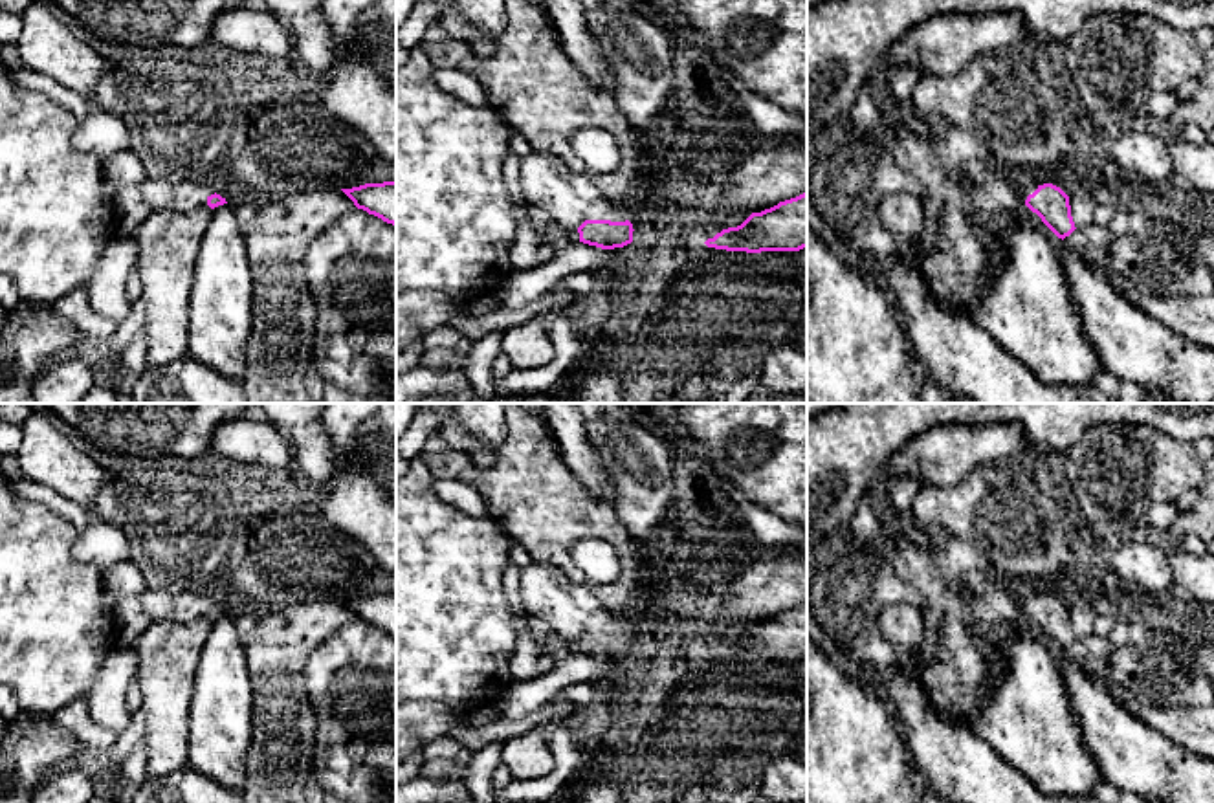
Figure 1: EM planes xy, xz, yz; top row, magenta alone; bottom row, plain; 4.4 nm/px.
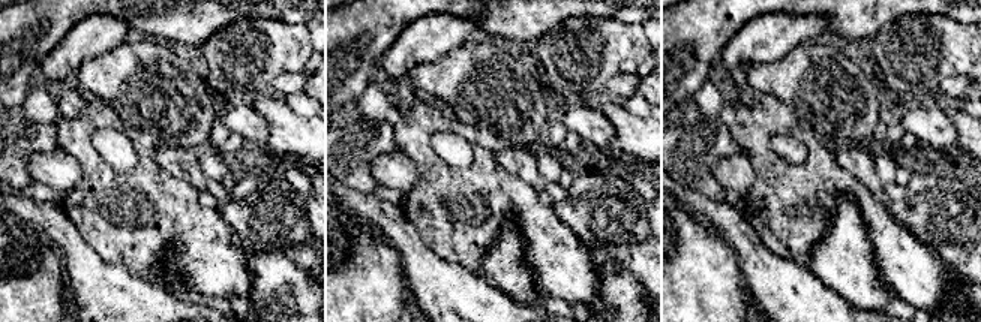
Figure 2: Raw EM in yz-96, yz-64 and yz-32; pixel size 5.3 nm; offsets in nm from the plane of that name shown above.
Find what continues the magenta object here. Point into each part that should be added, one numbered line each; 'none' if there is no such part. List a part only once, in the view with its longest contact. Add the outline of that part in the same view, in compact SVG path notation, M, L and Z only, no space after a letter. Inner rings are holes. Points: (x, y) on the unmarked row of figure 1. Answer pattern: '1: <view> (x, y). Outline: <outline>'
1: xz (571, 609). Outline: M530 563L519 568L519 578L526 614L548 622L568 644L585 631L627 631L625 623L596 600L592 587L572 583L554 566Z

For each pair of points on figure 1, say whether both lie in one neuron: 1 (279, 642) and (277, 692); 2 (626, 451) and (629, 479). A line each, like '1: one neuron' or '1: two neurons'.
1: one neuron
2: one neuron

